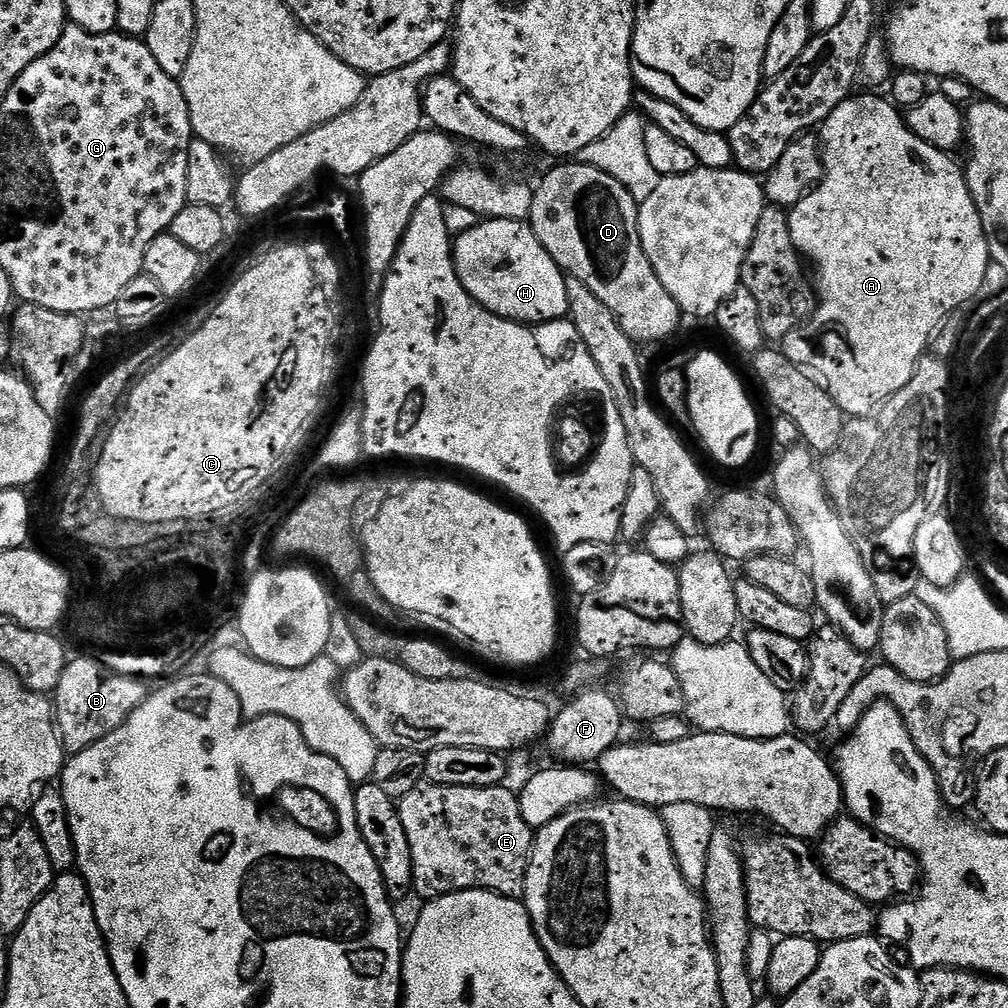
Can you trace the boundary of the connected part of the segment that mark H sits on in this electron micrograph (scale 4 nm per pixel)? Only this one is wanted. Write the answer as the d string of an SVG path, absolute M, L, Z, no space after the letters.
M490 220L476 222L473 228L455 237L452 261L458 278L467 292L487 312L518 324L546 324L568 315L566 274L546 254L534 234L531 223L523 220Z

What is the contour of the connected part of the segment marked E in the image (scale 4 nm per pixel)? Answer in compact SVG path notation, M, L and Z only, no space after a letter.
M421 782L410 790L398 801L402 826L406 829L406 839L410 842L410 858L412 859L412 887L415 895L421 896L421 901L437 900L443 896L449 896L455 892L469 892L471 888L483 888L485 892L493 892L499 896L505 896L511 900L523 897L524 895L524 875L532 858L532 842L534 830L522 818L520 809L520 798L515 791L511 792L508 786L498 788L475 788L474 786L442 786L441 784L430 784Z

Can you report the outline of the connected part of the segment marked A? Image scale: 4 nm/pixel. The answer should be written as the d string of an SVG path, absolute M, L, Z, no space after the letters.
M859 94L849 96L833 110L830 118L826 118L824 123L819 125L818 139L824 161L824 176L820 179L819 186L788 212L790 238L794 242L796 251L801 257L808 259L809 256L813 266L816 267L814 292L818 299L807 323L786 334L782 342L782 351L787 360L807 370L824 385L830 398L838 402L838 406L848 418L871 416L879 412L890 397L898 394L898 390L902 390L906 382L914 378L917 366L929 351L932 335L936 333L937 326L950 313L963 309L964 303L974 301L975 295L979 293L979 287L982 286L982 280L986 278L986 268L990 261L982 218L978 206L974 206L974 198L964 177L964 168L956 165L949 153L930 146L930 142L922 142L918 134L911 132L901 109L891 99L883 96L883 100L880 94L864 95L868 96L859 96Z

